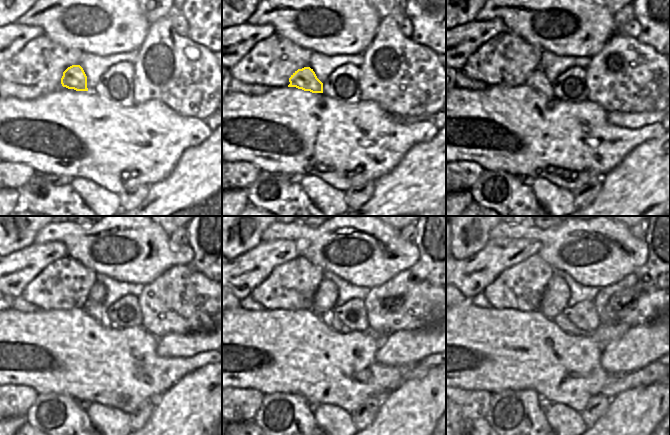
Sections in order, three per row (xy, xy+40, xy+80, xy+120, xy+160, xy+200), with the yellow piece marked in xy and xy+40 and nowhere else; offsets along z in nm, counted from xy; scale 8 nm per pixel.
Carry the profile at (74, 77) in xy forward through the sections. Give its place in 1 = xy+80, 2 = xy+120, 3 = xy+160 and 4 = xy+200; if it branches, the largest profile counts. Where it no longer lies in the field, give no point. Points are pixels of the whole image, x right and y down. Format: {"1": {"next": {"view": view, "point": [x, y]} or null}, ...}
{"1": {"next": {"view": "xy+80", "point": [537, 80]}}, "2": {"next": {"view": "xy+120", "point": [96, 310]}}, "3": {"next": {"view": "xy+160", "point": [329, 318]}}, "4": {"next": {"view": "xy+200", "point": [561, 321]}}}

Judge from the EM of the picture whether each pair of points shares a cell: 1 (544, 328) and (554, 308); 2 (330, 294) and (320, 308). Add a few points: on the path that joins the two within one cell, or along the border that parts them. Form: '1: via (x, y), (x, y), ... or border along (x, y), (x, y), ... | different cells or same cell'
1: border along (537, 310), (552, 321) | different cells
2: via (327, 297), (321, 305) | same cell

